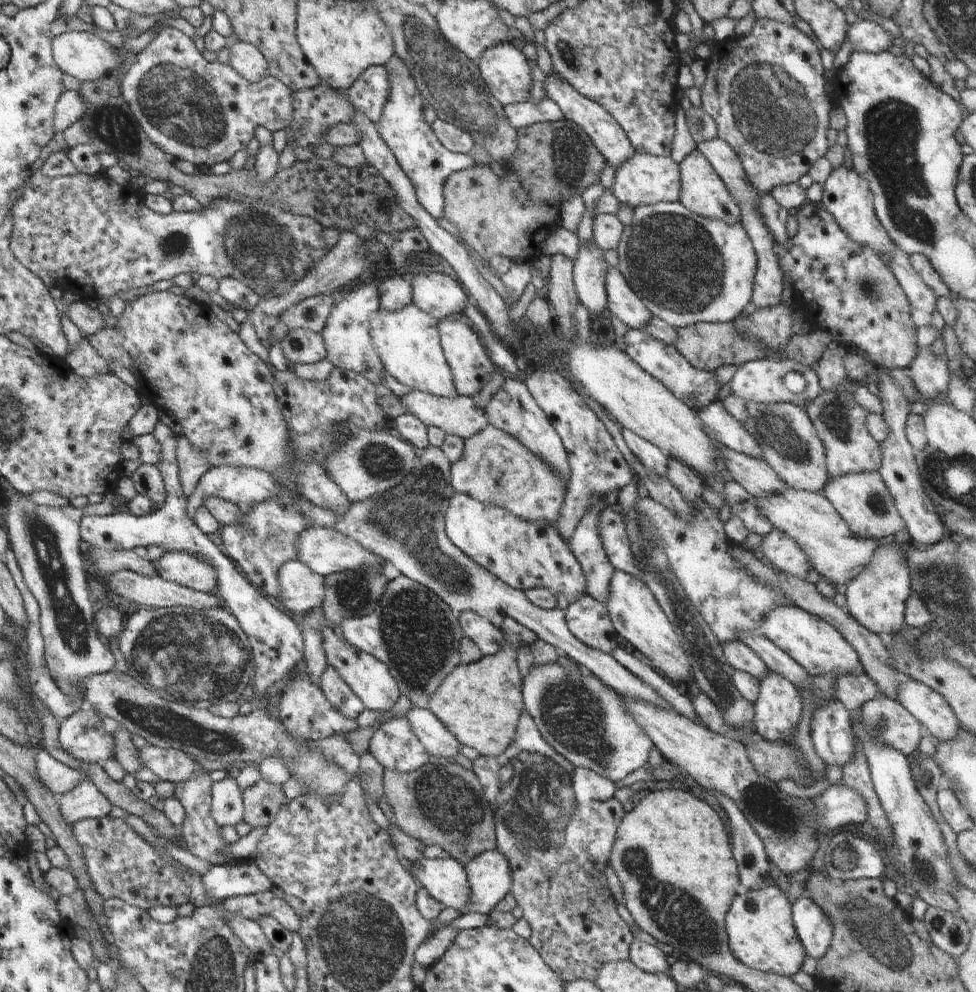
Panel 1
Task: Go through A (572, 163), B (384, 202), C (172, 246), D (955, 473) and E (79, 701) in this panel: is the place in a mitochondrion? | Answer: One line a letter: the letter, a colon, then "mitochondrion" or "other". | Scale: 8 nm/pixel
A: mitochondrion
B: mitochondrion
C: mitochondrion
D: mitochondrion
E: other

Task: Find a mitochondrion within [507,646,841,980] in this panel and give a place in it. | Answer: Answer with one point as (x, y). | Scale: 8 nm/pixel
(677, 914)

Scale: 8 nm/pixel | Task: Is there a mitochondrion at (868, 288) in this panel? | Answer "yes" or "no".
yes

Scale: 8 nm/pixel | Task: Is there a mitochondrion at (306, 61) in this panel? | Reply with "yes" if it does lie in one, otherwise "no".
no

